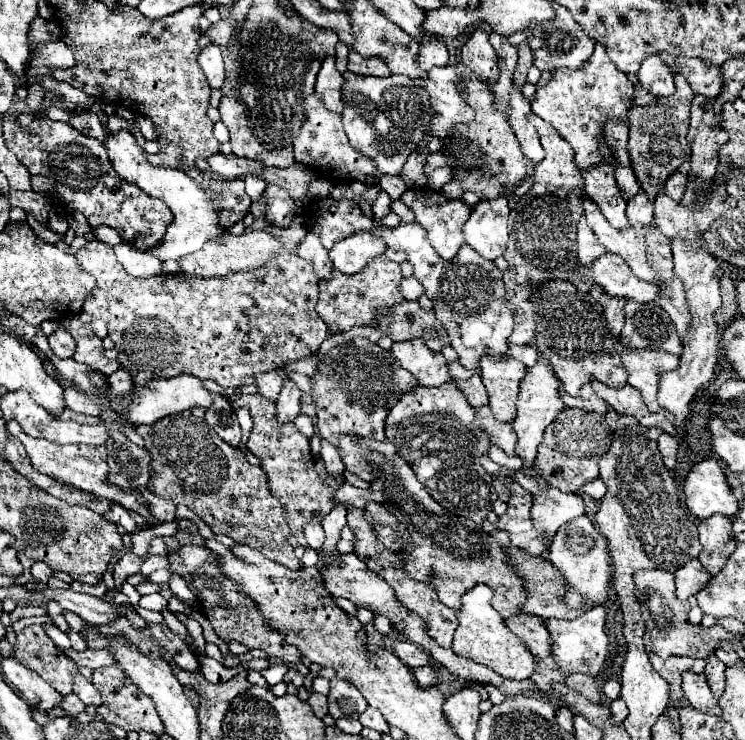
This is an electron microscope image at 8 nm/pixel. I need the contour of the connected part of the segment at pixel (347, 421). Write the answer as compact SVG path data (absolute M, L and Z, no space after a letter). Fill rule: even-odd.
M352 338L330 352L314 354L320 360L320 372L312 376L312 400L316 406L316 428L322 438L336 444L340 434L356 432L374 440L386 440L386 416L402 394L414 392L418 380L398 366L390 350L382 350L366 338Z

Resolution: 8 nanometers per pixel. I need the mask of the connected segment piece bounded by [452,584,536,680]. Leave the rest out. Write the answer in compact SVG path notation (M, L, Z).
M482 584L468 590L462 596L462 608L458 610L458 628L454 634L452 650L458 656L464 656L472 662L488 666L502 678L510 678L510 680L530 678L530 674L534 672L534 666L536 666L534 656L526 650L526 646L522 646L522 642L518 642L518 638L514 638L514 634L510 634L510 630L504 624L504 620L500 618L500 614L490 606L492 596L494 596L492 590Z

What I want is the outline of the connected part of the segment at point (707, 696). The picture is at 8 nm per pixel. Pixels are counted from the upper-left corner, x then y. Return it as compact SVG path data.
M686 672L682 676L682 690L684 690L688 702L692 704L692 708L696 708L704 714L712 714L712 716L722 714L722 708L718 706L718 700L714 698L704 674Z

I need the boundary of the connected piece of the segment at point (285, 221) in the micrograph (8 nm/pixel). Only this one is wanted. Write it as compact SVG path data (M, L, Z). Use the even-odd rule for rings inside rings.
M268 186L264 198L266 198L266 214L264 214L266 222L278 228L286 228L294 218L294 200L286 194L286 190L278 186Z

